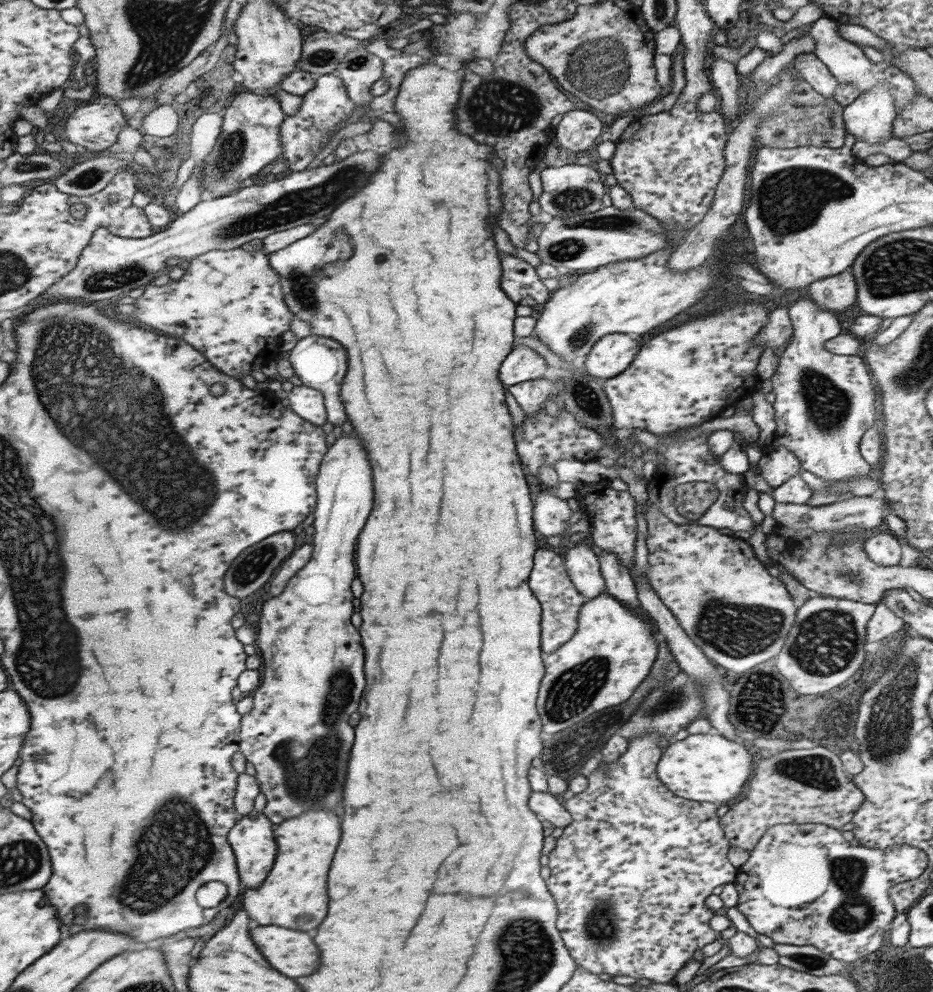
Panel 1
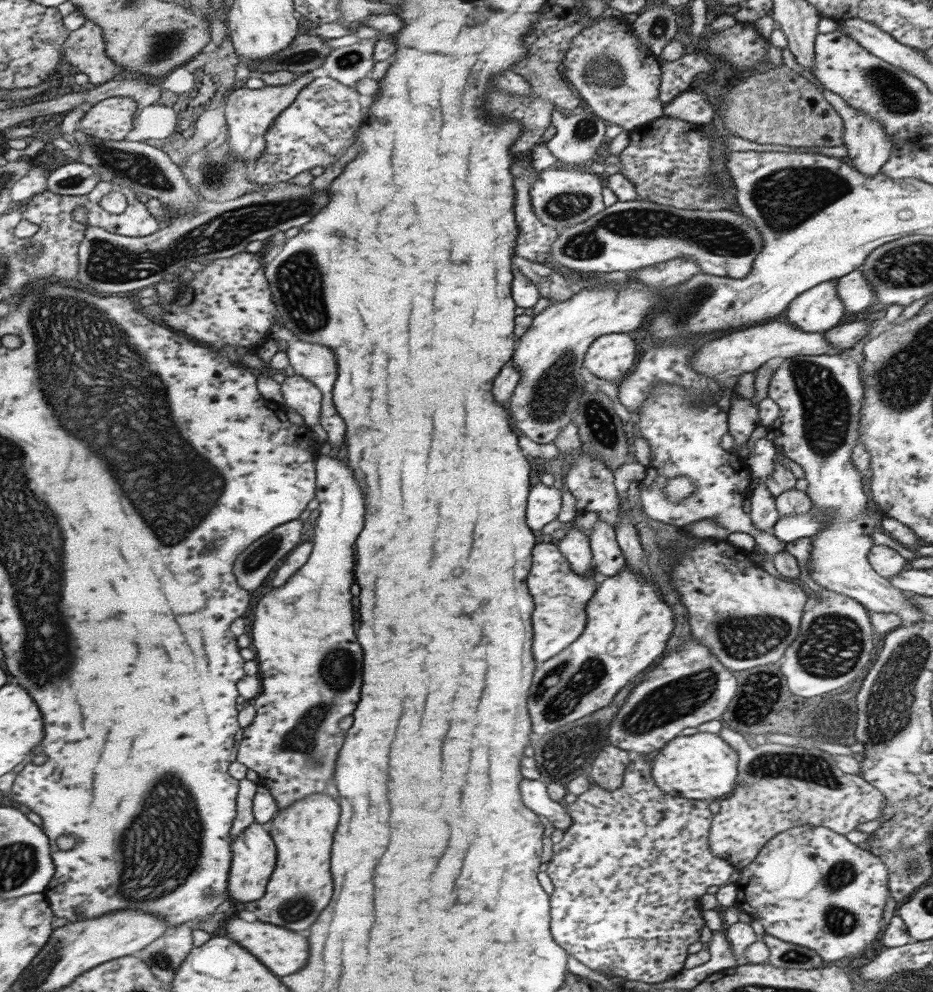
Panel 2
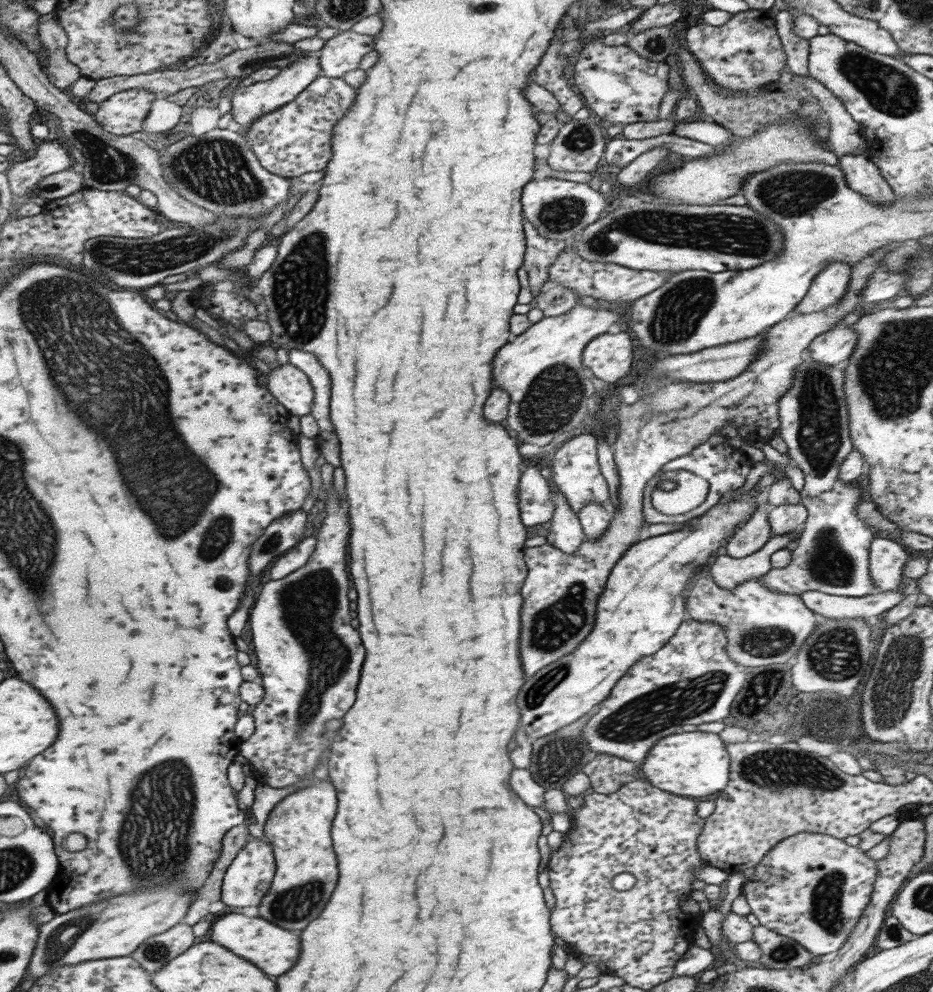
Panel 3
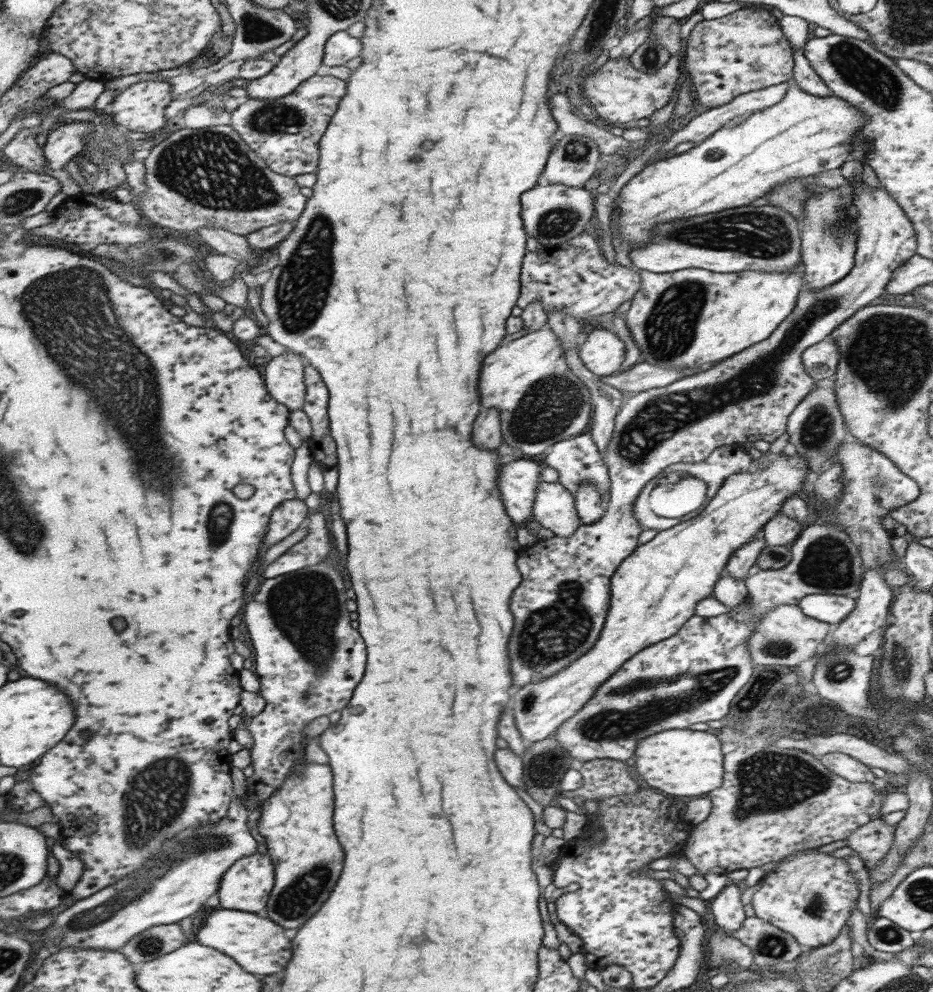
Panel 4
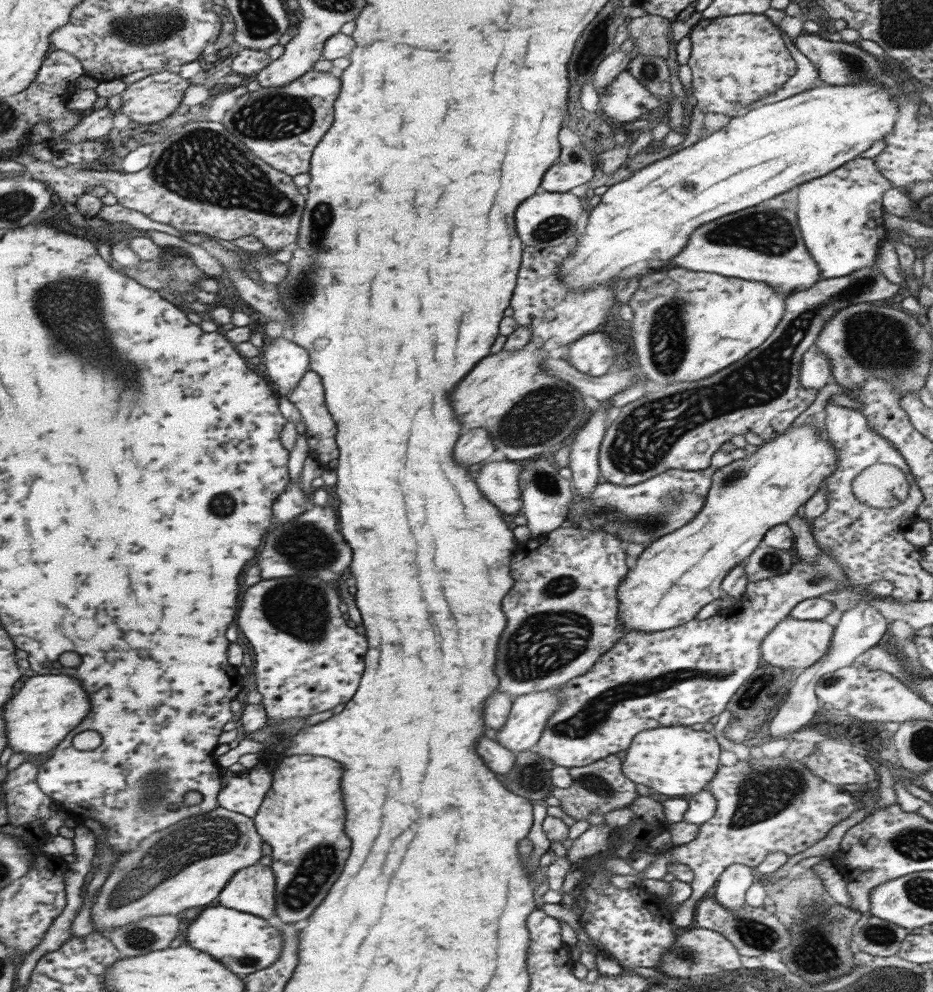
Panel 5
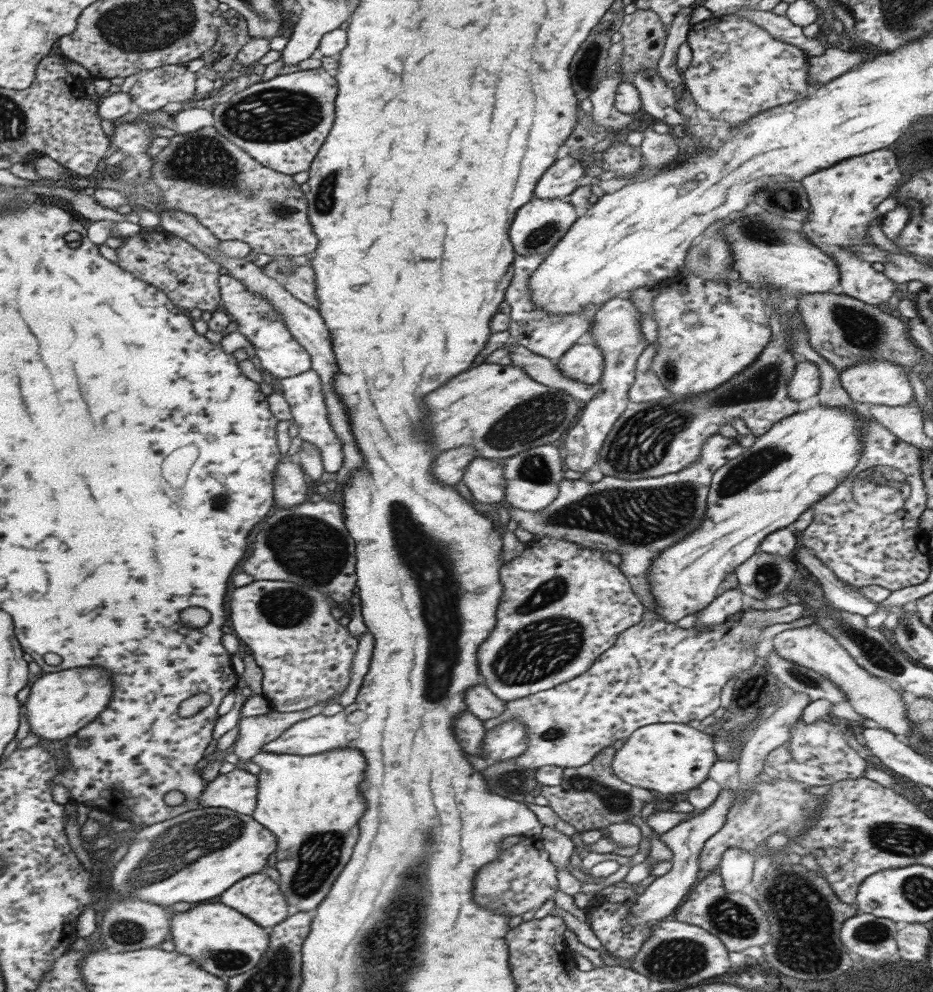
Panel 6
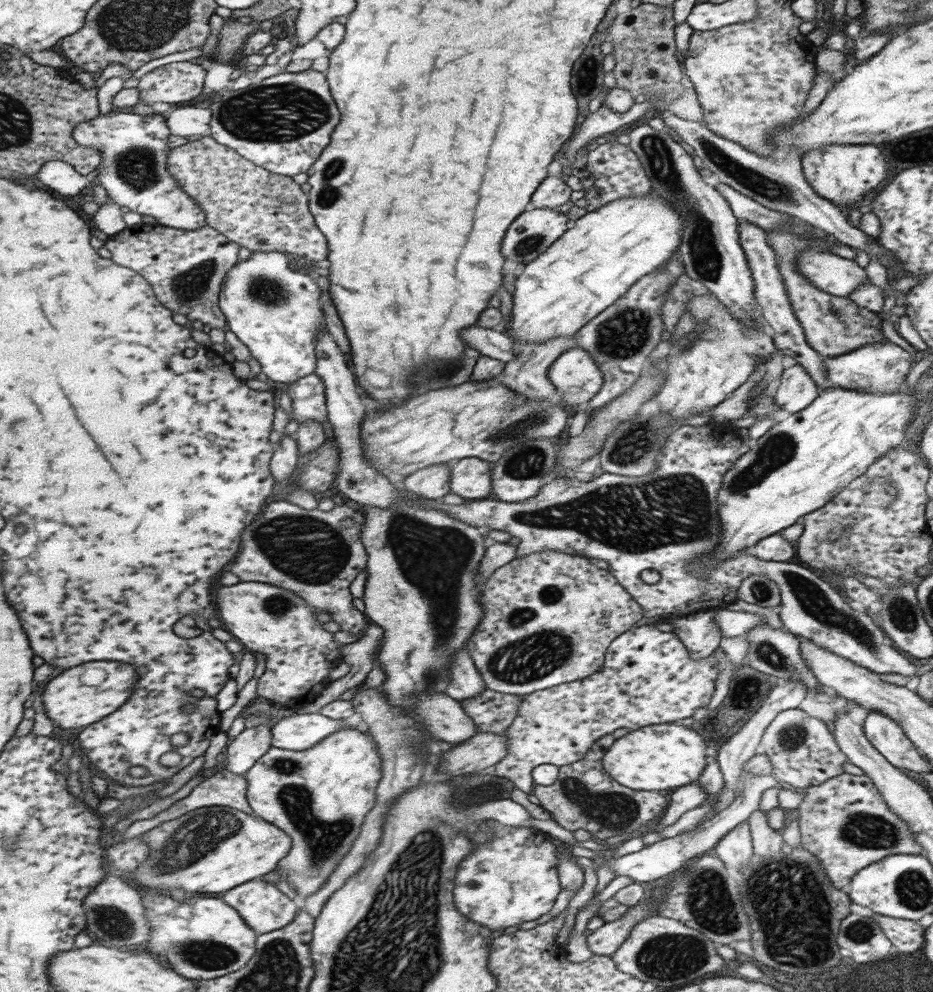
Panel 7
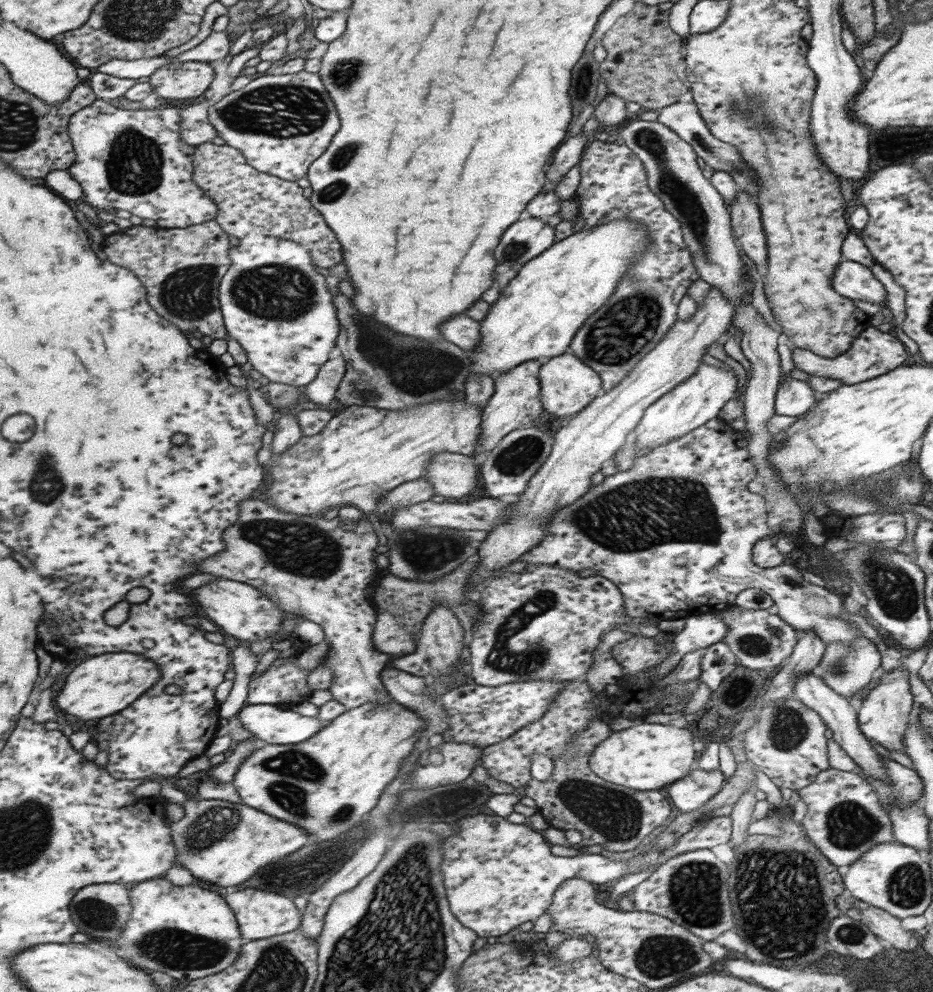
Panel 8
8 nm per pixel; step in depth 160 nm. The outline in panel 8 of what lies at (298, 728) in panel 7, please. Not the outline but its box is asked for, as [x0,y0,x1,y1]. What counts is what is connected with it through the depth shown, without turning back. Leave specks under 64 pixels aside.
[235,704,325,745]

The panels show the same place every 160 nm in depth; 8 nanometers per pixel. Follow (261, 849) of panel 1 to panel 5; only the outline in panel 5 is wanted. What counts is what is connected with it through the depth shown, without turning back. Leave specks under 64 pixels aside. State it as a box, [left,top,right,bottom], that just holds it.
[217,863,274,919]

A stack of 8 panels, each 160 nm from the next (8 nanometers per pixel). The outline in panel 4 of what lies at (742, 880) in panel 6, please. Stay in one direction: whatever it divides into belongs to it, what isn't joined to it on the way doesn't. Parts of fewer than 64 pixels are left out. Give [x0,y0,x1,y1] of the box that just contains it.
[709,883,743,936]

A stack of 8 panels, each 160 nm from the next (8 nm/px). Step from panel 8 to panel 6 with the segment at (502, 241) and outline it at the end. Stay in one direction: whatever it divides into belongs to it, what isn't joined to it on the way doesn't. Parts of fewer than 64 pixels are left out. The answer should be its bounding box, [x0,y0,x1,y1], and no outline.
[509,198,577,256]

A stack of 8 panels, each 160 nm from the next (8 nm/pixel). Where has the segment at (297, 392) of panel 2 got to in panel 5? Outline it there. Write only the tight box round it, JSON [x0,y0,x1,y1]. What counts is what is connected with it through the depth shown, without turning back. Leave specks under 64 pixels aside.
[262,333,310,397]

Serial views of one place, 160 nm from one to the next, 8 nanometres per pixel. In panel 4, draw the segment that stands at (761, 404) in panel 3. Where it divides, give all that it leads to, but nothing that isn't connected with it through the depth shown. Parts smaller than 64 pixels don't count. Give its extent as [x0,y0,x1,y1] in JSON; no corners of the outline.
[507,161,916,686]

